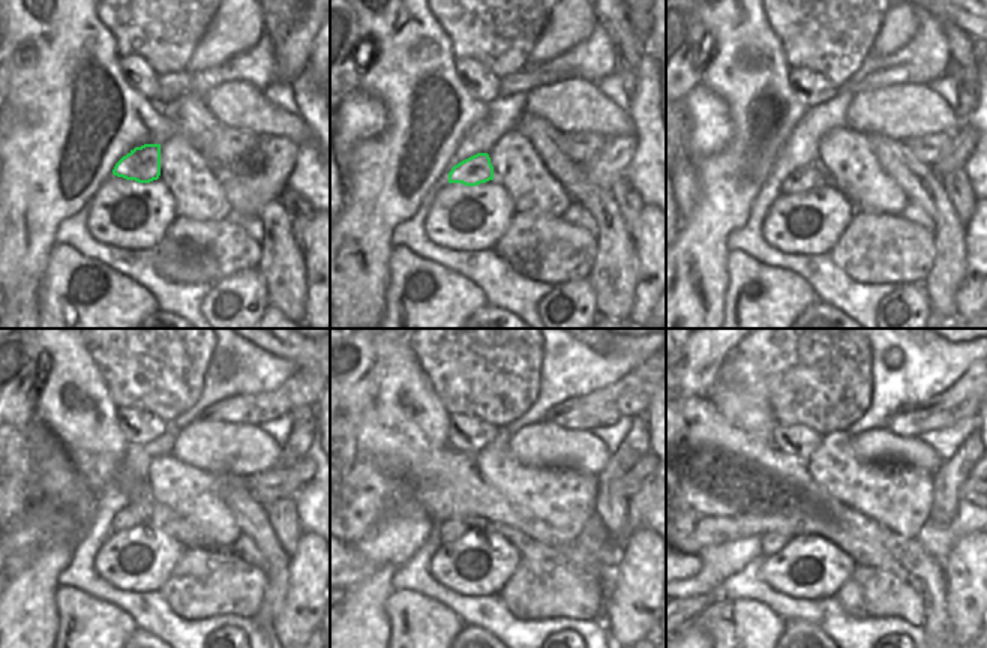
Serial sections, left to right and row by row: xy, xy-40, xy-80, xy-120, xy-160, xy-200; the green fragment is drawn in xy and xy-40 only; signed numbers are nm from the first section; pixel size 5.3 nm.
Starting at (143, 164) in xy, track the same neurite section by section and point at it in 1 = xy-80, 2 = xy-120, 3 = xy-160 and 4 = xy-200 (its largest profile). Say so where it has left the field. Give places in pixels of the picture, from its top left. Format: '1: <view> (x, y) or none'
1: xy-80 (812, 174)
2: xy-120 (135, 512)
3: xy-160 (450, 530)
4: xy-200 (770, 543)

